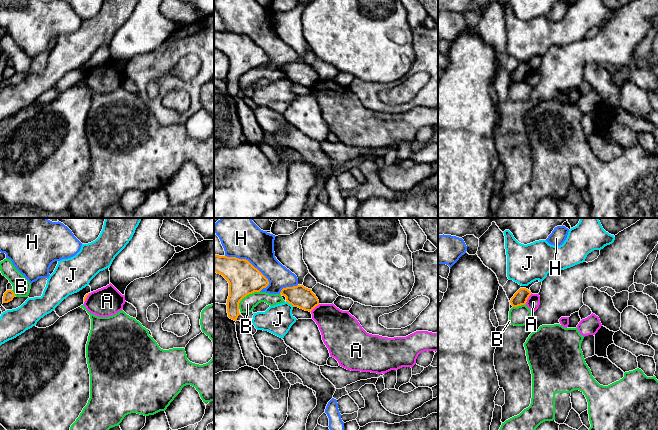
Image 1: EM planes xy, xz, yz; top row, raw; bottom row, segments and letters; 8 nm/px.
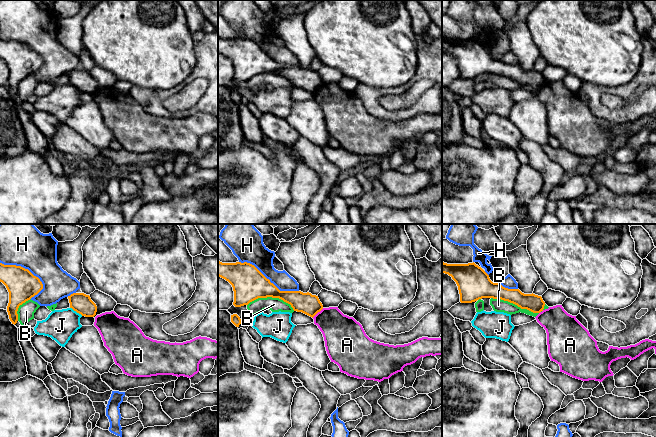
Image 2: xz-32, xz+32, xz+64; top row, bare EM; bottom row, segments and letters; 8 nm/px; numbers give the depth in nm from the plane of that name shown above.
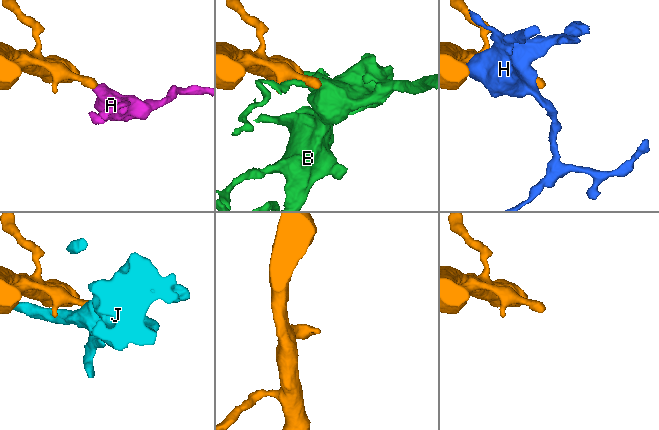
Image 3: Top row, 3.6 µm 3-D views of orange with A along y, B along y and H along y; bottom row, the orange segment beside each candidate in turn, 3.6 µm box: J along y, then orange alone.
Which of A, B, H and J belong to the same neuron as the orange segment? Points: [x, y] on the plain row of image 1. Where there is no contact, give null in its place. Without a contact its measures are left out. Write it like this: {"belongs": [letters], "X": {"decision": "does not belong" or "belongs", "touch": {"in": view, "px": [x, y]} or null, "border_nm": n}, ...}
{"belongs": [], "A": {"decision": "does not belong", "touch": {"in": "yz", "px": [528, 73]}, "border_nm": 100}, "B": {"decision": "does not belong", "touch": {"in": "xz", "px": [246, 71]}, "border_nm": 220}, "H": {"decision": "does not belong", "touch": {"in": "xz", "px": [248, 37]}, "border_nm": 420}, "J": {"decision": "does not belong", "touch": {"in": "xz", "px": [290, 79]}, "border_nm": 80}}

